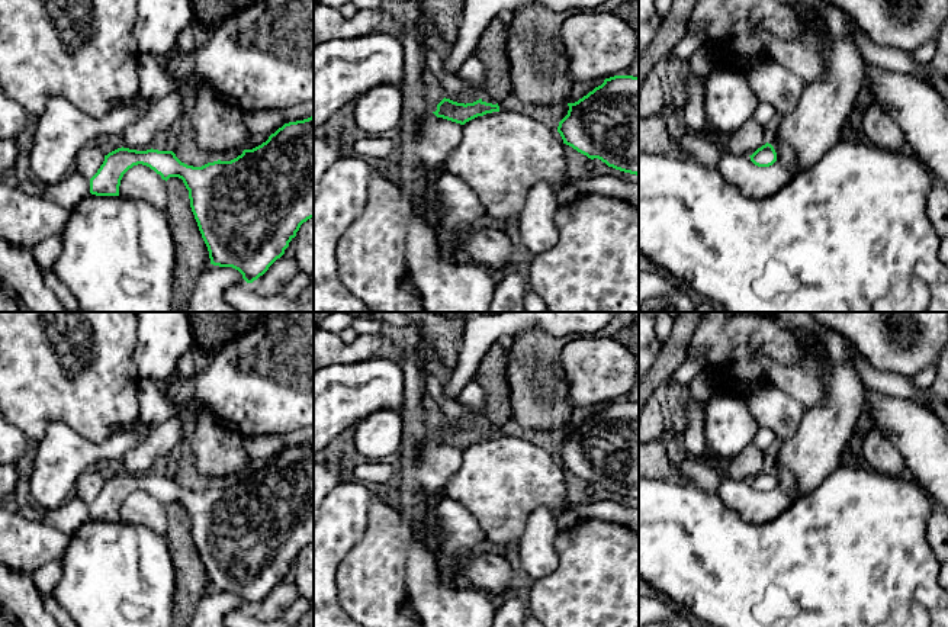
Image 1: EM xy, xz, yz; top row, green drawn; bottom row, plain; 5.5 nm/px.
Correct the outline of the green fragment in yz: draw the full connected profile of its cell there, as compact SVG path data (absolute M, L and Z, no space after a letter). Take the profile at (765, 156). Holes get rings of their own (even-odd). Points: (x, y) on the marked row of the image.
M771 144L758 148L751 157L751 161L758 167L769 167L777 161L777 152Z

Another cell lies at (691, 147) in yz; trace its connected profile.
M688 131L677 139L677 144L679 149L675 152L675 155L692 160L697 164L708 168L716 168L722 158L722 152L717 147L708 141L700 139Z

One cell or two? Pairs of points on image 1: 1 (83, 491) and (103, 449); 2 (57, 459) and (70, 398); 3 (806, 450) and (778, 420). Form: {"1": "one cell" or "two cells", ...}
{"1": "two cells", "2": "two cells", "3": "two cells"}

